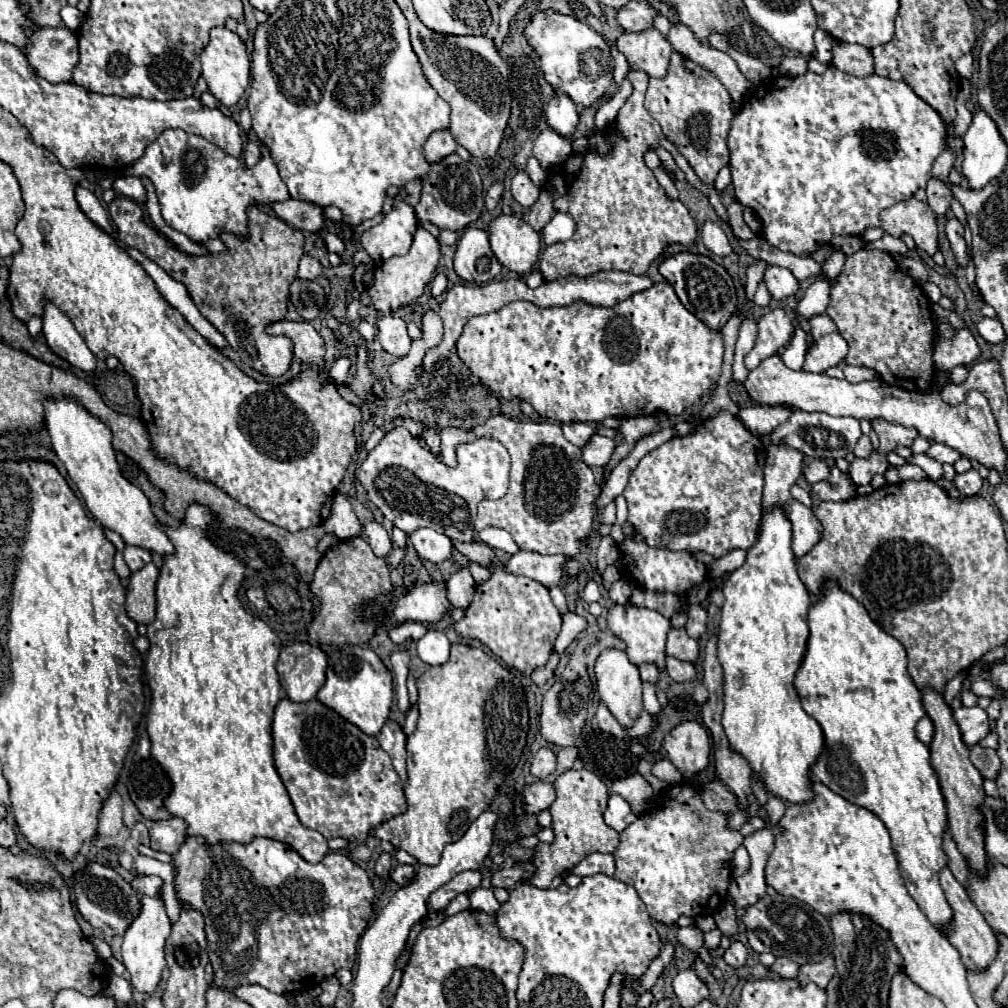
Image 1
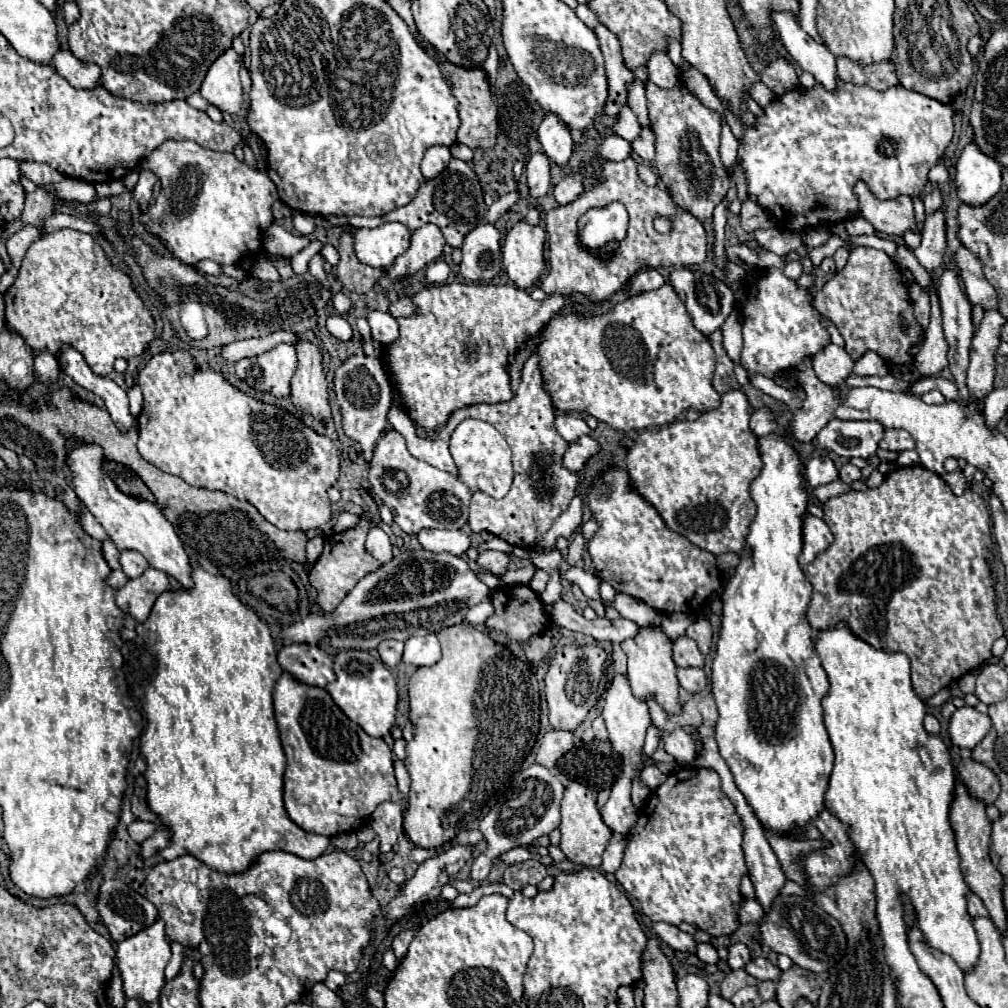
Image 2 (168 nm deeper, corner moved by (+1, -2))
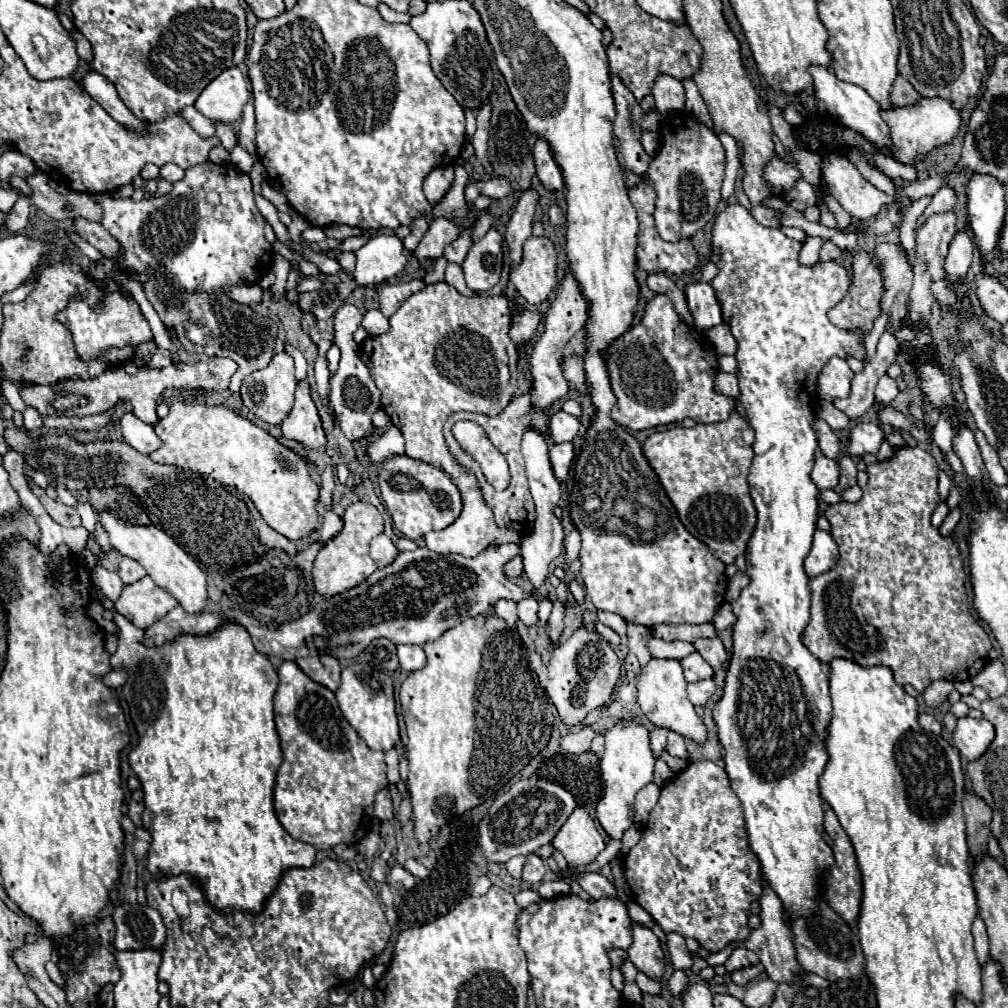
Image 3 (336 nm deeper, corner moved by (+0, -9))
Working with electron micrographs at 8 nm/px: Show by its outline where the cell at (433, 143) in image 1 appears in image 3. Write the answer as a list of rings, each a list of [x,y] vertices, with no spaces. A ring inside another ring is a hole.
[[[445,165],[445,167],[435,167],[423,181],[423,191],[425,197],[429,199],[429,203],[433,205],[435,201],[439,201],[443,197],[443,193],[451,187],[453,183],[453,165]]]

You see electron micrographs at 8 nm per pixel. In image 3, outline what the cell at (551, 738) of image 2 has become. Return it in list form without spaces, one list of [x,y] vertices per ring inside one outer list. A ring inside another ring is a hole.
[[[585,727],[577,733],[567,733],[561,737],[561,749],[569,755],[581,755],[591,749],[593,737],[595,737],[595,731],[589,727]]]

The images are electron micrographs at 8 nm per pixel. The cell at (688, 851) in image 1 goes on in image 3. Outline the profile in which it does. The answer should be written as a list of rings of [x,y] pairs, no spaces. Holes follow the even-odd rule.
[[[695,761],[691,765],[687,765],[681,773],[677,773],[669,783],[665,783],[661,787],[661,797],[655,805],[655,809],[649,815],[647,825],[641,831],[641,839],[639,843],[625,855],[623,859],[623,877],[629,885],[629,889],[635,895],[635,901],[655,919],[655,923],[665,931],[665,933],[681,933],[683,937],[693,937],[701,943],[701,947],[705,947],[711,953],[721,951],[727,943],[731,941],[743,941],[743,937],[747,937],[747,933],[751,933],[749,925],[747,925],[747,917],[749,917],[749,907],[755,901],[755,897],[759,899],[761,895],[761,865],[759,859],[755,857],[755,853],[749,847],[749,837],[747,837],[747,829],[745,829],[745,819],[743,819],[743,809],[739,805],[737,795],[733,793],[731,785],[729,785],[729,777],[725,773],[725,769],[717,767],[713,761]]]

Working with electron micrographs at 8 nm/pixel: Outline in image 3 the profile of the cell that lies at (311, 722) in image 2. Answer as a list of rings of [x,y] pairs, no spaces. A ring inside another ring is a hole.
[[[285,661],[279,667],[279,679],[275,693],[275,723],[283,749],[283,763],[275,783],[275,813],[291,837],[319,851],[327,851],[339,843],[357,843],[373,819],[373,799],[377,791],[389,785],[385,775],[385,753],[369,749],[339,711],[333,691],[311,681],[293,661]]]

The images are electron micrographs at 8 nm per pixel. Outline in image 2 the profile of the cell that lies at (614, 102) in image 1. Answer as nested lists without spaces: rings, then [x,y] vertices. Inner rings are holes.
[[[654,52],[648,60],[648,80],[654,82],[658,88],[670,88],[680,82],[680,70],[672,64],[668,54]]]

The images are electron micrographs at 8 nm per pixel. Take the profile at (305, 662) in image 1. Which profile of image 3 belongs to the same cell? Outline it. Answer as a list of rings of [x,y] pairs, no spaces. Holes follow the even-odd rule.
[[[301,657],[295,663],[315,683],[319,683],[331,691],[335,691],[339,687],[341,667],[339,667],[337,659],[333,659],[333,657]]]

